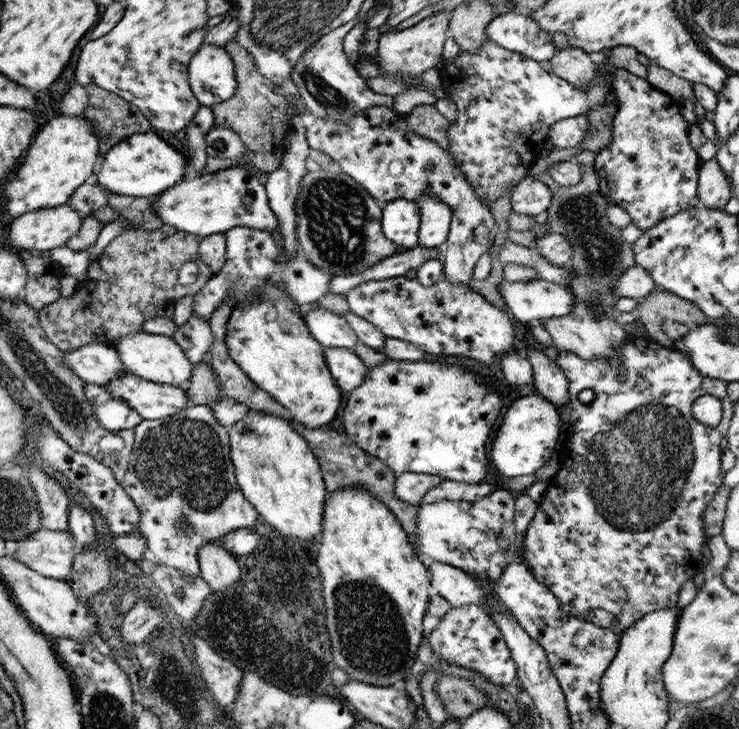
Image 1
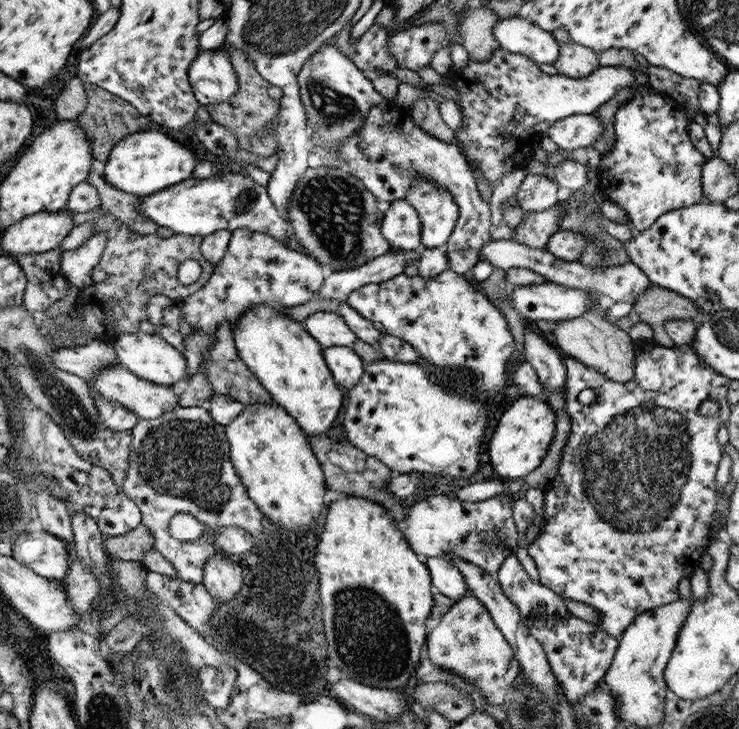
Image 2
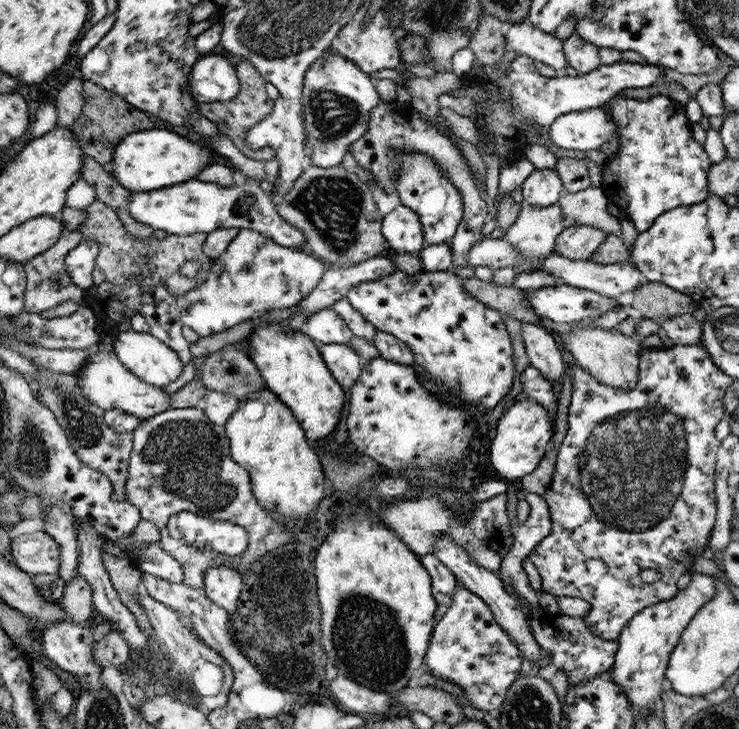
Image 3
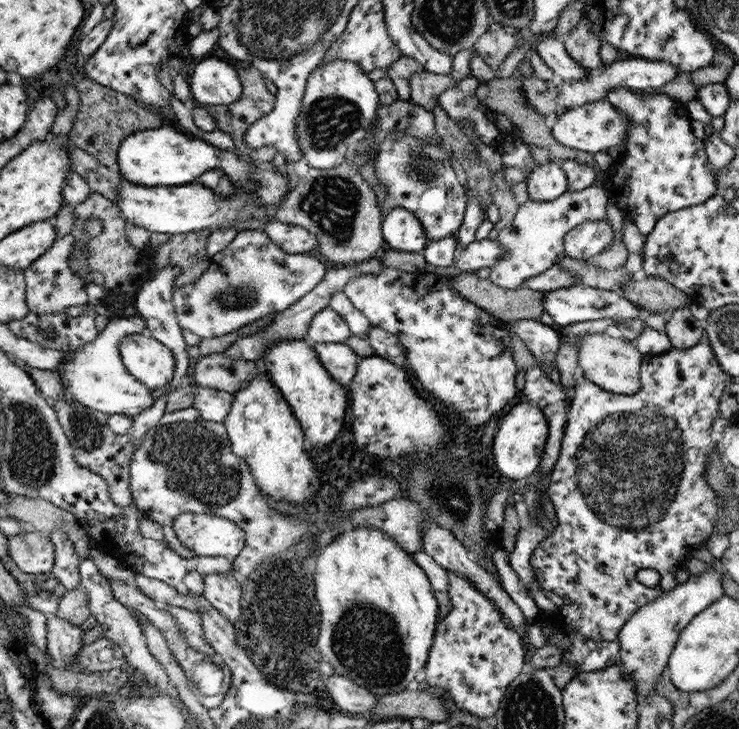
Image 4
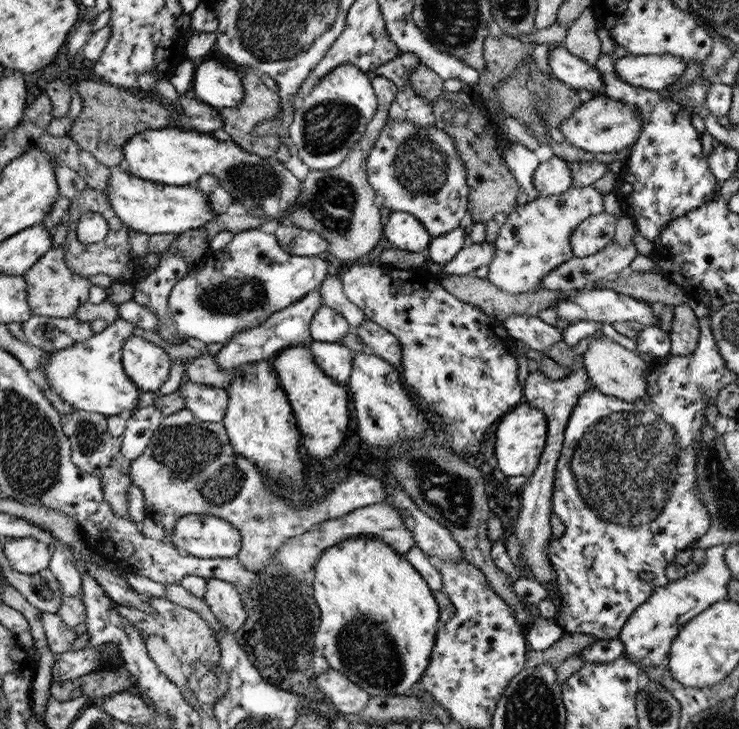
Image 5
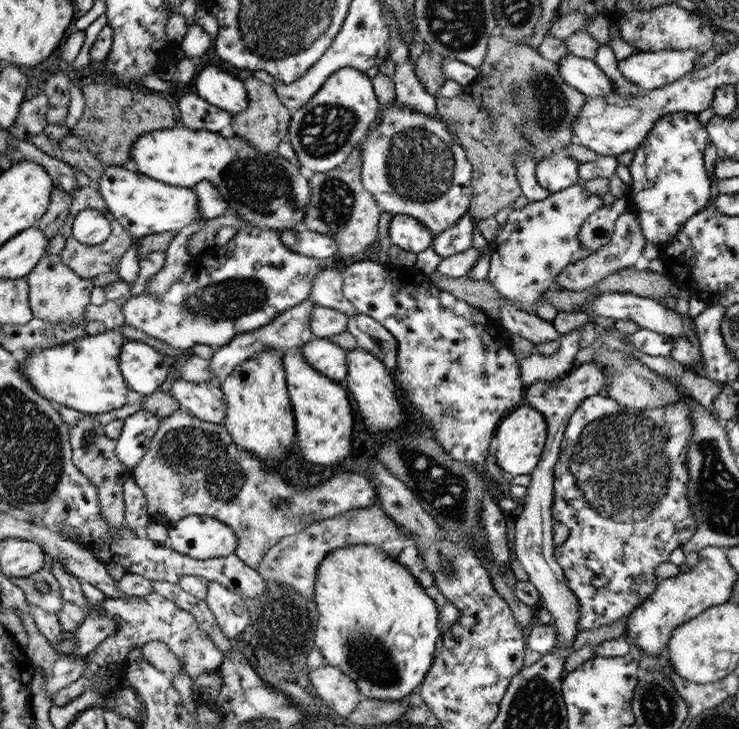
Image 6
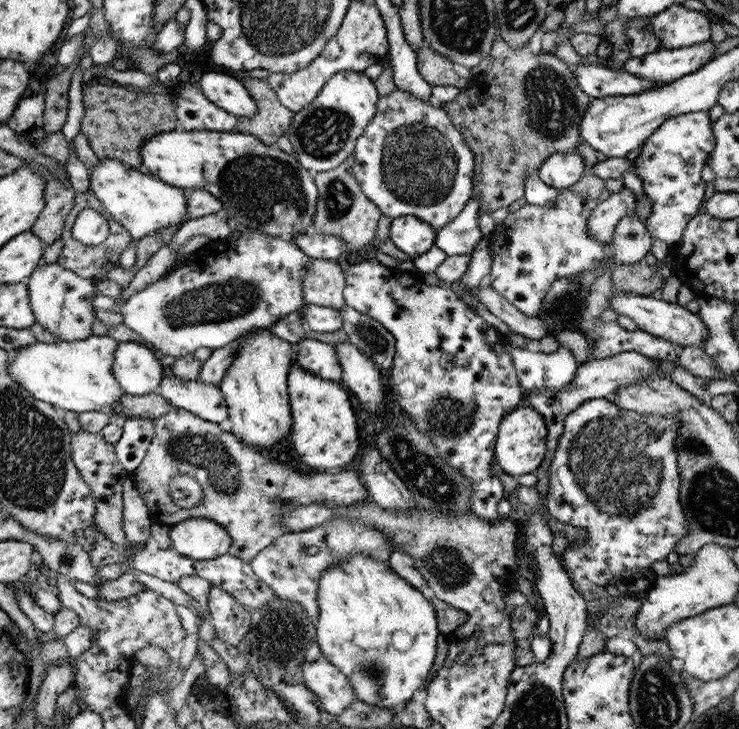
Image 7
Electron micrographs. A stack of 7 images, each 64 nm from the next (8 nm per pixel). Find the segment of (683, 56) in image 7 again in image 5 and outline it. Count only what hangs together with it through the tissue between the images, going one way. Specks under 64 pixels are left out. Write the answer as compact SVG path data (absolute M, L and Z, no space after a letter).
M626 55L614 62L616 75L622 81L643 89L665 91L686 72L686 61L680 55Z

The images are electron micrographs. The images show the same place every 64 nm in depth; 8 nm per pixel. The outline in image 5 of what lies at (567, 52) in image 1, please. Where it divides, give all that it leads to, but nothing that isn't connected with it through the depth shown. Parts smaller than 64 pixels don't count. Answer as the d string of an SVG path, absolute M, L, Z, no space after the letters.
M590 5L567 30L561 44L570 54L596 66L602 48L602 40L596 28L595 15Z

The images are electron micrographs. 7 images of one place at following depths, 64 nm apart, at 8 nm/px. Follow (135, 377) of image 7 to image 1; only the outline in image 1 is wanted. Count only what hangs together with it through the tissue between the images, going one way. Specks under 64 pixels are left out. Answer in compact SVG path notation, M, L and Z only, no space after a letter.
M141 331L122 338L115 350L118 351L125 372L142 377L143 380L155 381L158 384L179 385L189 380L193 372L193 365L172 337Z

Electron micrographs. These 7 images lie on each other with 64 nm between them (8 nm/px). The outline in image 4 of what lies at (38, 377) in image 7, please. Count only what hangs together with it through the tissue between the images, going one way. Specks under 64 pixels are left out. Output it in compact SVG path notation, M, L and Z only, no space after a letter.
M114 315L109 318L106 328L98 336L76 351L69 351L69 360L55 370L62 379L63 390L70 393L82 407L92 408L100 413L124 414L130 417L138 416L140 412L154 407L152 390L146 384L136 381L123 364L119 347L129 334L146 332L144 318L132 318Z

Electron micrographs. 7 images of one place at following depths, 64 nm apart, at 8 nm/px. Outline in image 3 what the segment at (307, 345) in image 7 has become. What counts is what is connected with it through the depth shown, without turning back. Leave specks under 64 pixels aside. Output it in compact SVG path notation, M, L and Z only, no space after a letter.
M319 344L320 357L341 387L351 387L361 374L364 361L349 345Z

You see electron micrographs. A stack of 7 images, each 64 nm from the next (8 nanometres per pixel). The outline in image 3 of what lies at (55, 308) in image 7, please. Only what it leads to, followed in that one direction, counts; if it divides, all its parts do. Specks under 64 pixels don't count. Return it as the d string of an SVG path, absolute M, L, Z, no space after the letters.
M78 229L70 231L66 236L62 236L52 248L34 256L32 260L28 260L26 264L22 266L26 270L27 277L27 292L26 292L26 307L25 312L28 313L41 313L43 310L50 310L50 308L56 308L58 304L64 304L64 302L86 303L85 297L87 297L87 291L78 287L70 275L66 272L64 267L64 256L74 250L84 240L82 232Z

